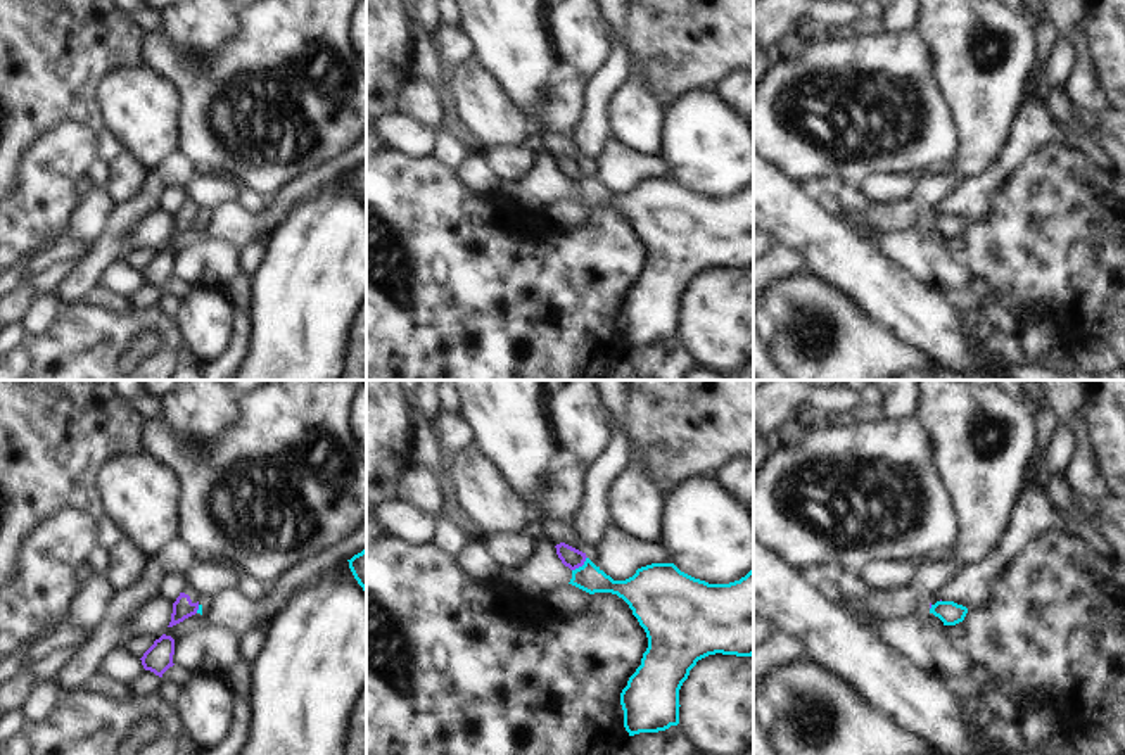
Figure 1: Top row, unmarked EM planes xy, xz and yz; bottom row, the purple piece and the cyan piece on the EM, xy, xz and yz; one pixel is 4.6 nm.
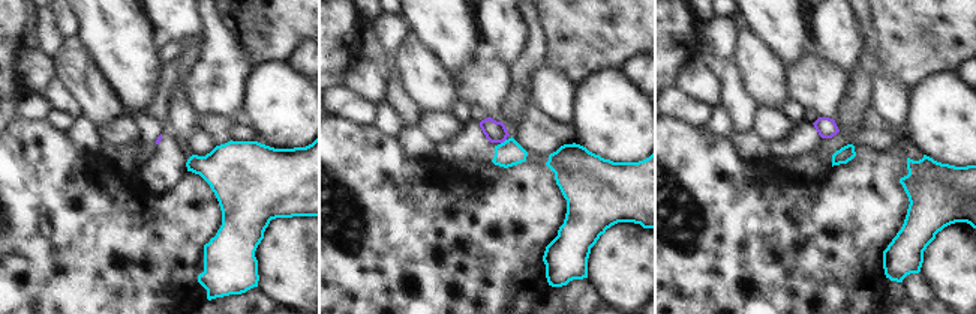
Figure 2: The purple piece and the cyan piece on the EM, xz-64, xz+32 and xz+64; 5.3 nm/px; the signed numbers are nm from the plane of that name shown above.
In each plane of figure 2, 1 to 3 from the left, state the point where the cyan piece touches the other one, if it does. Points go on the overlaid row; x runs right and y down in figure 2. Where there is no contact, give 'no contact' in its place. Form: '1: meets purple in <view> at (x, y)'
1: no contact
2: meets purple in xz+32 at (502, 141)
3: no contact

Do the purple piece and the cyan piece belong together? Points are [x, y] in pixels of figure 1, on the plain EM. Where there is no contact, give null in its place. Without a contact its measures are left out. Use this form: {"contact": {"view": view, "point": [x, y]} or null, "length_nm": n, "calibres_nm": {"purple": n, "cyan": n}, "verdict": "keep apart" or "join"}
{"contact": {"view": "xz", "point": [581, 178]}, "length_nm": 100, "calibres_nm": {"purple": 90, "cyan": 130}, "verdict": "keep apart"}

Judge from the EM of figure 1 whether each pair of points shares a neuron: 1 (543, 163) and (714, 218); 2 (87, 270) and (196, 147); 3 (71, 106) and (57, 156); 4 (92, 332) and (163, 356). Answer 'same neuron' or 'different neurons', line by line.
1: same neuron
2: different neurons
3: different neurons
4: same neuron

